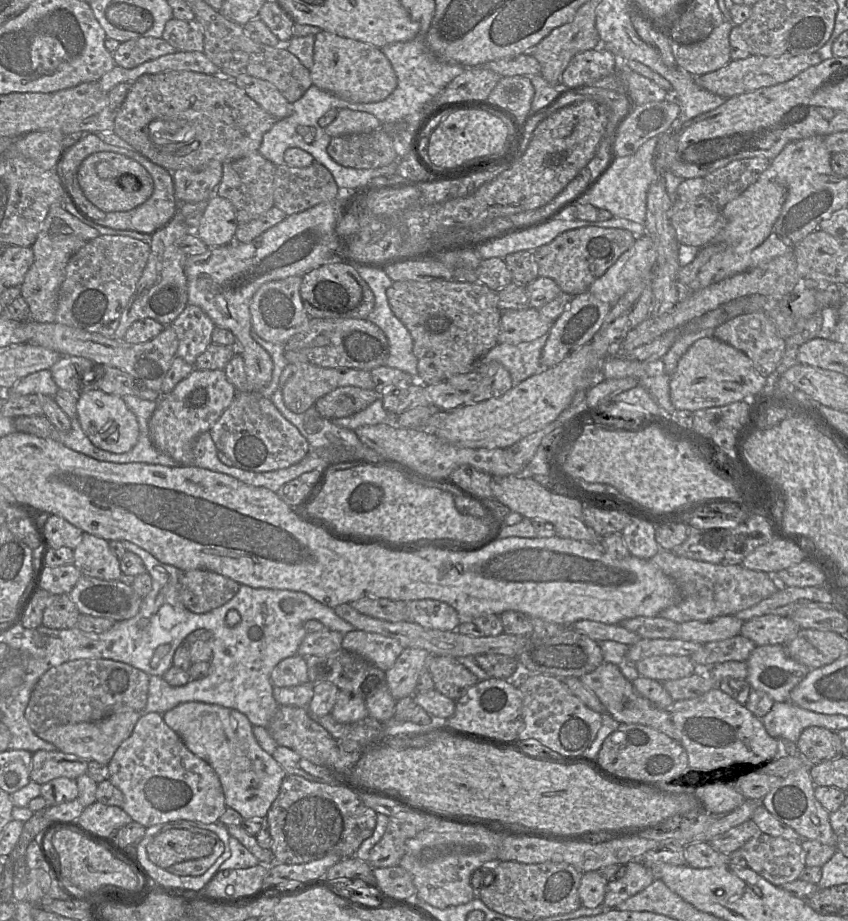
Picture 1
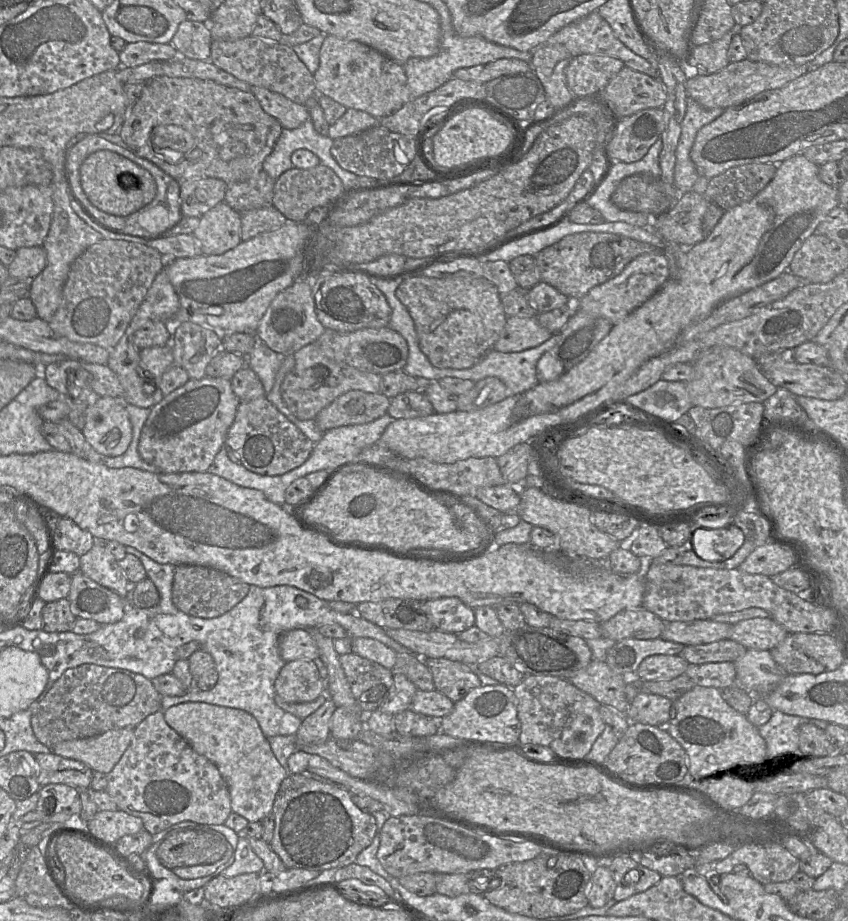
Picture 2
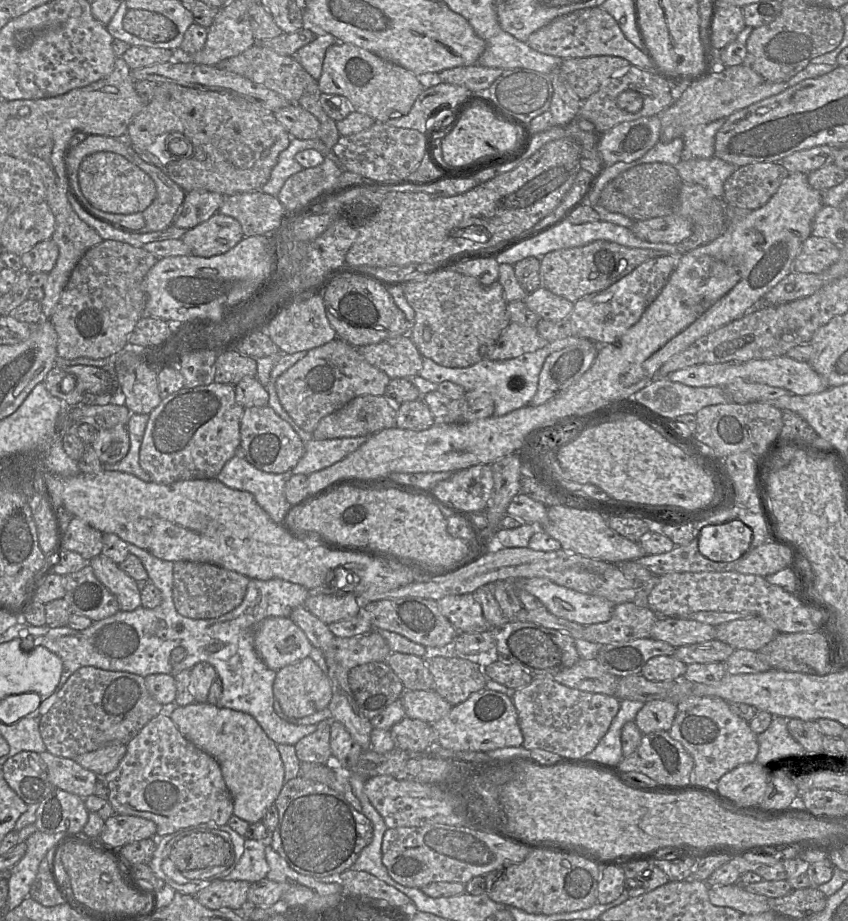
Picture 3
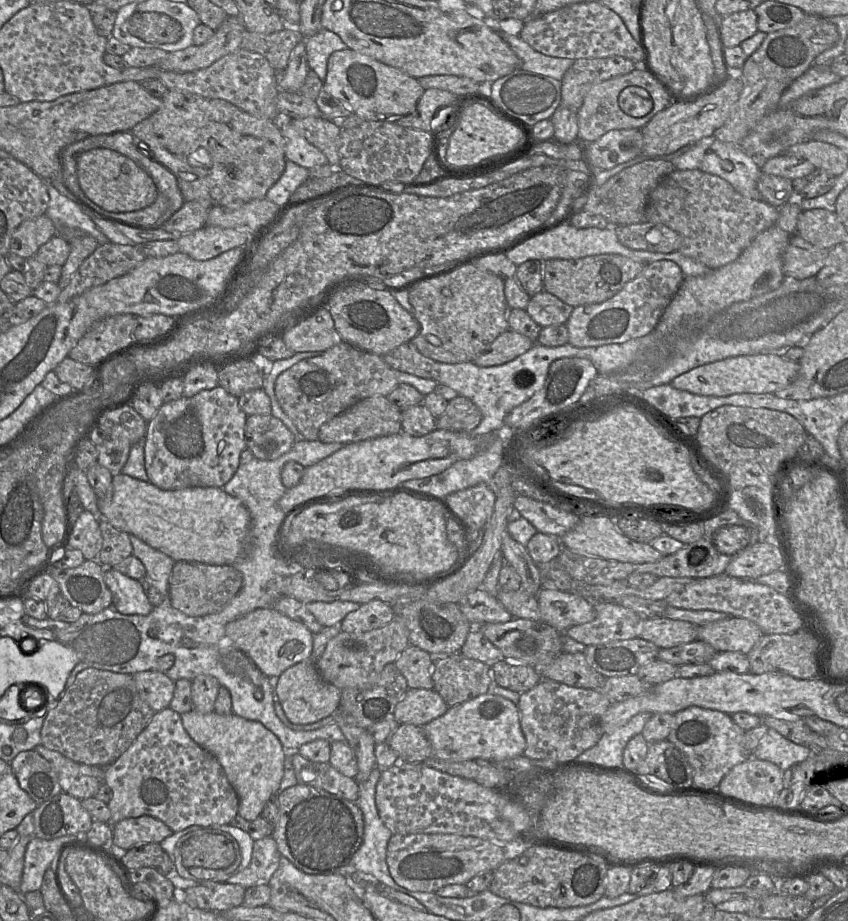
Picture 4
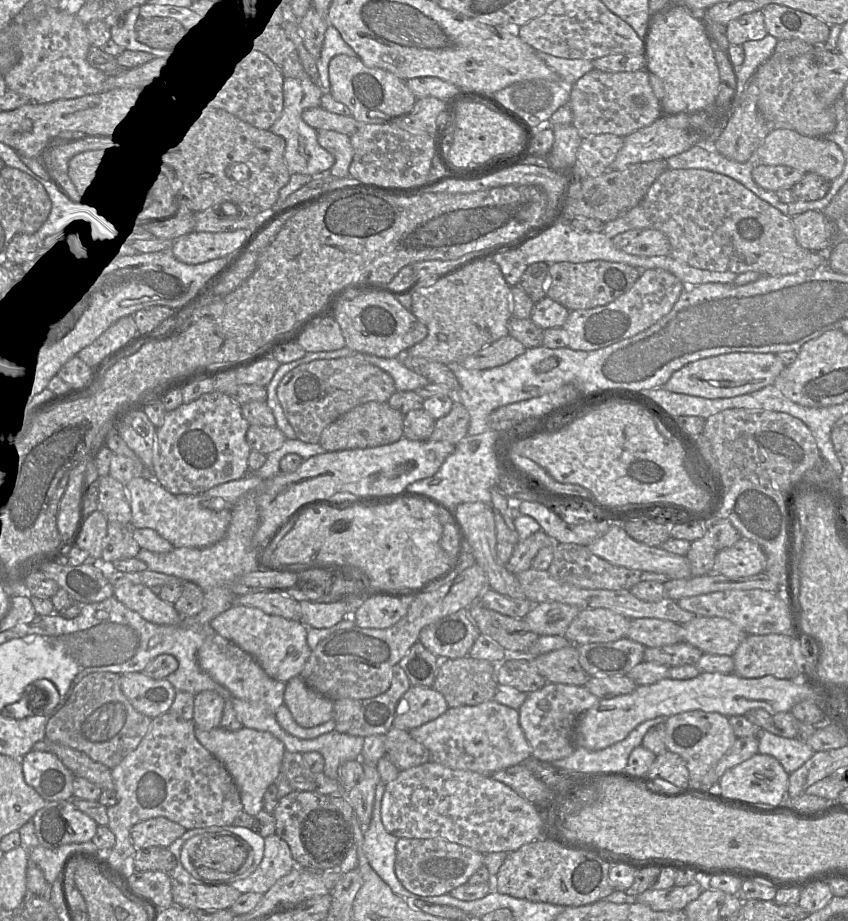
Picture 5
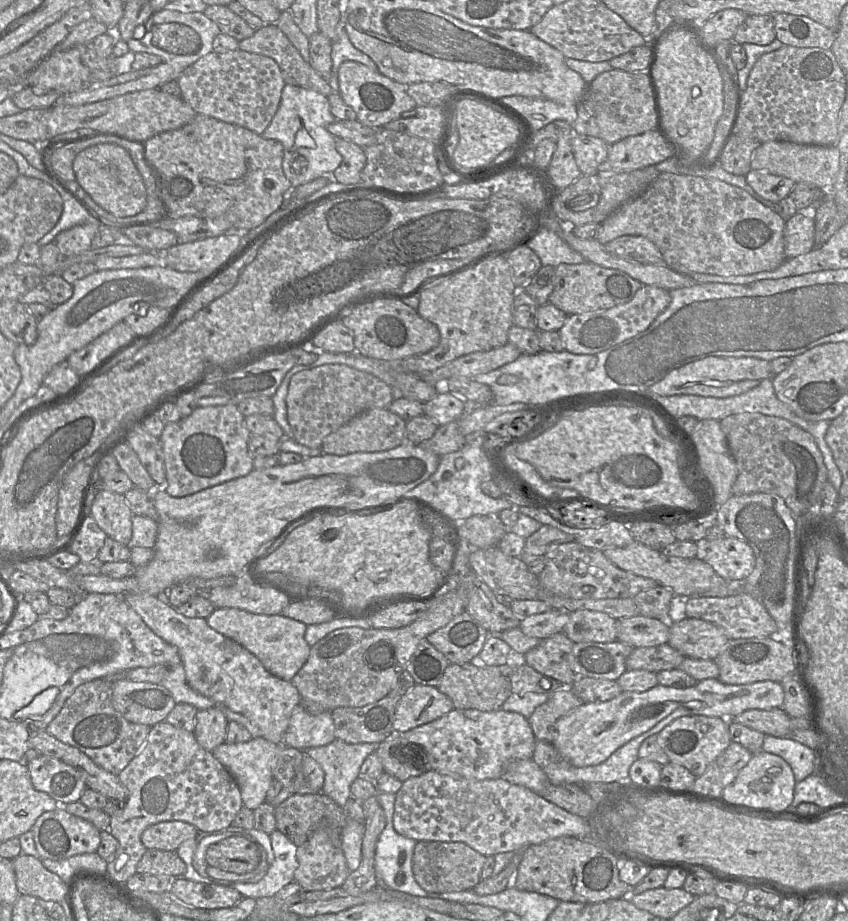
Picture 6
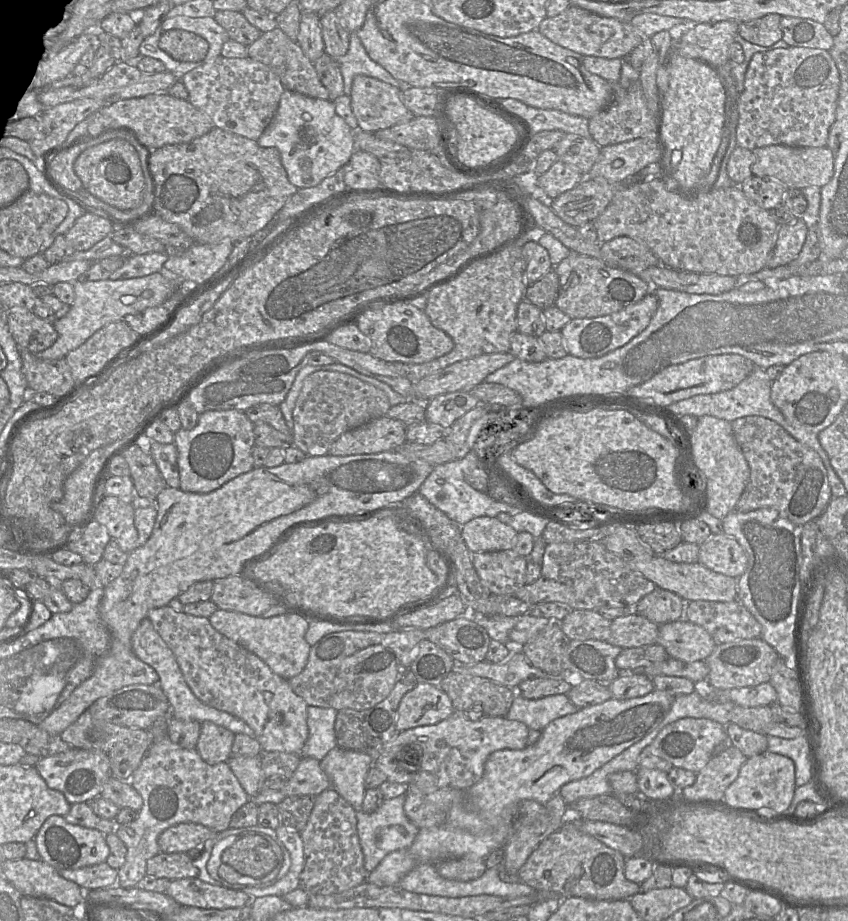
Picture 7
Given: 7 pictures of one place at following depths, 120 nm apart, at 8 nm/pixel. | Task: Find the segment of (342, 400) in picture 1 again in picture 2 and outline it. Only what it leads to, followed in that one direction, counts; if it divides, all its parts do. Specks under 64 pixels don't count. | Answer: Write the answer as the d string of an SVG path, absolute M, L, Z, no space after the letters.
M351 390L323 408L315 421L322 432L341 426L370 423L387 413L390 401L380 393Z

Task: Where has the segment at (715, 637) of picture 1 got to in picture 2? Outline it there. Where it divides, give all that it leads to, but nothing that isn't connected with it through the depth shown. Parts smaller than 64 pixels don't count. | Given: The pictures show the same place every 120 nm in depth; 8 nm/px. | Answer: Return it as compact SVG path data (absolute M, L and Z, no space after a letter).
M711 619L666 622L661 638L684 646L708 644L729 639L731 626Z

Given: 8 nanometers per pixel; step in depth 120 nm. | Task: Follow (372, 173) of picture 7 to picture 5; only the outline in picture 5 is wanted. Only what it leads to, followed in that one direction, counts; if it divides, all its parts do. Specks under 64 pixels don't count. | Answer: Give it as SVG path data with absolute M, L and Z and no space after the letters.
M322 129L317 130L317 140L320 146L330 152L335 159L329 170L331 176L336 178L349 177L349 167L354 154L350 136Z

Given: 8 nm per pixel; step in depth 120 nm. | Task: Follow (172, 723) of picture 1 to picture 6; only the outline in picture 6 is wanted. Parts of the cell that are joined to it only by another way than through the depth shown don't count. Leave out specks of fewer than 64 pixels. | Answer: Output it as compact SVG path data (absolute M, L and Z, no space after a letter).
M253 737L243 743L224 742L213 750L212 754L215 758L227 768L236 780L245 807L254 811L266 801L266 793L273 780L273 764L279 749L280 745L272 743L264 737Z

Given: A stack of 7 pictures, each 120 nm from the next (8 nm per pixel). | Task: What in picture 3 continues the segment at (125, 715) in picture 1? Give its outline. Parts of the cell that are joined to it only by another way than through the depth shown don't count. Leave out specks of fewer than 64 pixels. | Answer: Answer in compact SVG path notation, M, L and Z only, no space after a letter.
M109 744L81 754L74 760L83 768L93 771L98 777L104 777L116 769L125 756L126 750L125 744Z

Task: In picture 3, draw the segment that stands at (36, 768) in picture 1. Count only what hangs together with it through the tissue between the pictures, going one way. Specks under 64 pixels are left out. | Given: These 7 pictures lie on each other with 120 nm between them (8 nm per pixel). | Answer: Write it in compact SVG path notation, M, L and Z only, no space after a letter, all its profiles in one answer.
M41 752L40 758L47 766L48 779L53 787L75 794L83 799L95 792L97 775L83 768L75 760Z

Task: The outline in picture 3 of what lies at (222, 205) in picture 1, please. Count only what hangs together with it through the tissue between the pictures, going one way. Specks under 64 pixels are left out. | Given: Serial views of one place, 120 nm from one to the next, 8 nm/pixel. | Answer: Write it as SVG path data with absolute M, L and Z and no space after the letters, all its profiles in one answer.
M220 212L186 231L181 238L194 256L209 258L224 254L244 238L241 224Z

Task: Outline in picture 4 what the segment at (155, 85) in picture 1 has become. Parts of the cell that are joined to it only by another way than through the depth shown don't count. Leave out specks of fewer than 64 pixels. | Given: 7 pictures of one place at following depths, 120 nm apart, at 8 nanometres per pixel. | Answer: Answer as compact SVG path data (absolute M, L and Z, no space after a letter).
M169 90L161 98L161 107L131 129L136 148L168 168L177 178L186 201L199 201L210 206L237 208L266 197L268 190L285 170L286 142L279 122L255 117L222 99Z

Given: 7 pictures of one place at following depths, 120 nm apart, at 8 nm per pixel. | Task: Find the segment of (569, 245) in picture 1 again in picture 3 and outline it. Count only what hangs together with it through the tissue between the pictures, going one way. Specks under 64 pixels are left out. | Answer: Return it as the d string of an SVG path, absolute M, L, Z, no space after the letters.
M606 240L554 250L540 258L541 286L574 303L585 295L606 289L641 263L666 254L665 250L631 248Z

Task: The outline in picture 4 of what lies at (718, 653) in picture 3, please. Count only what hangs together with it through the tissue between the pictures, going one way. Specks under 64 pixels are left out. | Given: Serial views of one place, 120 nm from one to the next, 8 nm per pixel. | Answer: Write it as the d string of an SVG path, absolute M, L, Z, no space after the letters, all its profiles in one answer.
M697 639L672 648L660 649L657 658L675 666L681 666L708 663L716 653L717 650L710 644Z

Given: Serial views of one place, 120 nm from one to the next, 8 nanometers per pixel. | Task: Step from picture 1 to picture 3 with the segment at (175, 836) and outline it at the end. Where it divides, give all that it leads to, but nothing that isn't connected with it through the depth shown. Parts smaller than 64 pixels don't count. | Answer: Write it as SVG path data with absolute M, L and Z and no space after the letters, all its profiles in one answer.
M227 832L192 833L176 841L169 858L181 872L218 866L219 874L232 864L235 851Z

